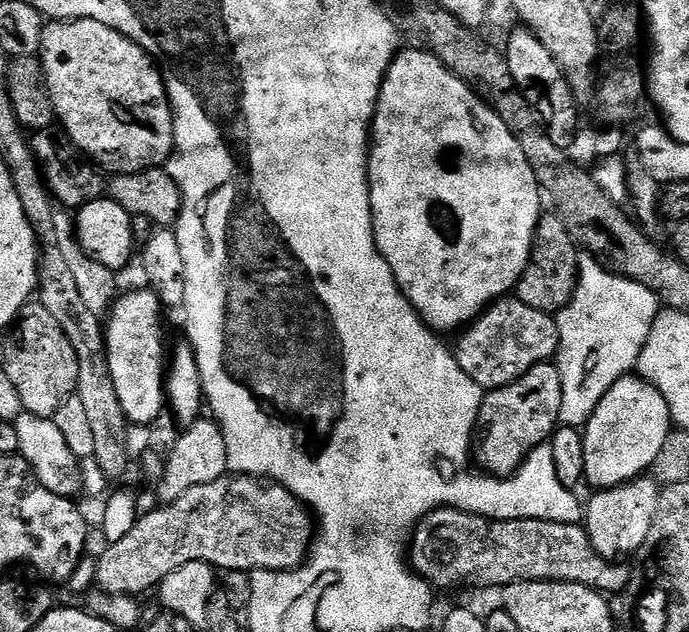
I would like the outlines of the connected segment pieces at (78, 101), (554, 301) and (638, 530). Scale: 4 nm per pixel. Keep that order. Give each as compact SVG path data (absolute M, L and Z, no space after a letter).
M93 20L48 22L45 23L44 33L40 38L38 59L55 119L72 139L71 147L77 153L85 152L80 154L95 162L101 169L109 168L109 173L122 176L144 172L148 168L159 168L172 159L176 139L172 103L168 100L163 75L156 61L143 52L130 37Z
M555 214L541 215L532 243L532 256L514 289L515 299L526 302L526 306L534 306L534 310L549 314L555 314L566 307L572 301L576 277L580 275L581 257L576 256L576 252L578 253L578 245L560 217Z
M637 478L616 488L605 488L595 493L592 501L587 501L586 515L582 524L586 529L592 549L599 556L615 561L624 558L627 552L639 553L643 549L650 522L654 520L654 510L658 508L661 485L647 478Z

